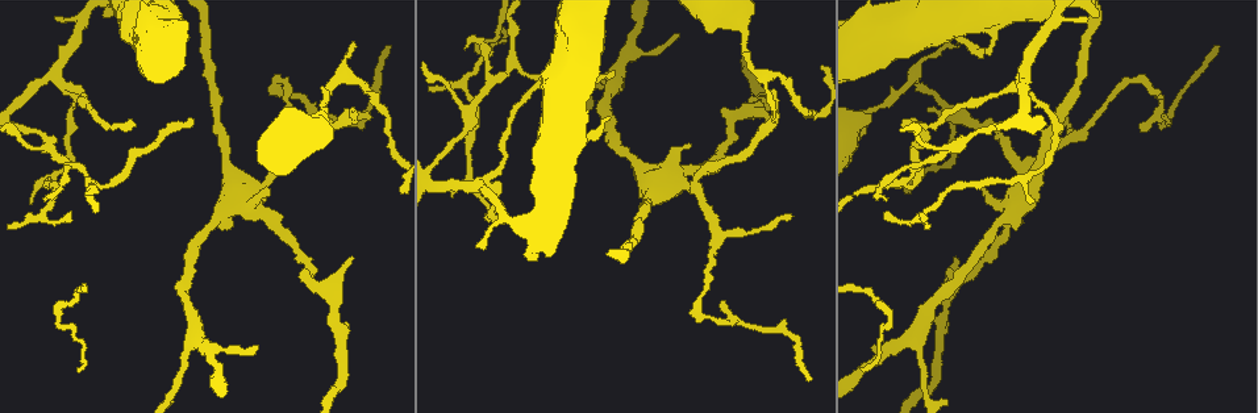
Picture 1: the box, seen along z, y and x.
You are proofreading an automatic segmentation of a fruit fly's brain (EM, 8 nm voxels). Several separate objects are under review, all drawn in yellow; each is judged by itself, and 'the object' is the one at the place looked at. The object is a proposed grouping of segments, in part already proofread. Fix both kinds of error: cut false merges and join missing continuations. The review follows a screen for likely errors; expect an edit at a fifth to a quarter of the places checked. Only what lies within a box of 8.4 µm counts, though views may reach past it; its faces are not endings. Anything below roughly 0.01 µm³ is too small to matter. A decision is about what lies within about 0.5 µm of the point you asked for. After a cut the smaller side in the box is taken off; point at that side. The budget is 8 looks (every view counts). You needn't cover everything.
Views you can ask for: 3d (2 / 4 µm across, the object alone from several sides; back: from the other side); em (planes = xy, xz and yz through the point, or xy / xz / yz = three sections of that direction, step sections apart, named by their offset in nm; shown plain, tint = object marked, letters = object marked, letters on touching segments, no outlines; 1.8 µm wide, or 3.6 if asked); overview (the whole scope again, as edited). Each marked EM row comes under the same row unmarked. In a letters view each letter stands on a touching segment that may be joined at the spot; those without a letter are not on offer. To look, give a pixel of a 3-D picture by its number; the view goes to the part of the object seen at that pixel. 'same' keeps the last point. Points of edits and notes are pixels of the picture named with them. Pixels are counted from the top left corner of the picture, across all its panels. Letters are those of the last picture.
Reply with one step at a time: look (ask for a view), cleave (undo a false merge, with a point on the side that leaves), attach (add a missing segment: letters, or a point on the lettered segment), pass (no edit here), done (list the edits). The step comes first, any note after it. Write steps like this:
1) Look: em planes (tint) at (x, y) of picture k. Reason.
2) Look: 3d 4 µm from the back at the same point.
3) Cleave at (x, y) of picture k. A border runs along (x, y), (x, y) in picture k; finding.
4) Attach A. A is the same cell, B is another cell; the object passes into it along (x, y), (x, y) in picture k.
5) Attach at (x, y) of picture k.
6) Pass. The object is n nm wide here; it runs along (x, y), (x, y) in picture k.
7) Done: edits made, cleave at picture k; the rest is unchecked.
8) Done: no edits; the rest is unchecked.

Look: 3d 2 µm from the back at (773, 123) of picture 1. Tapers out.

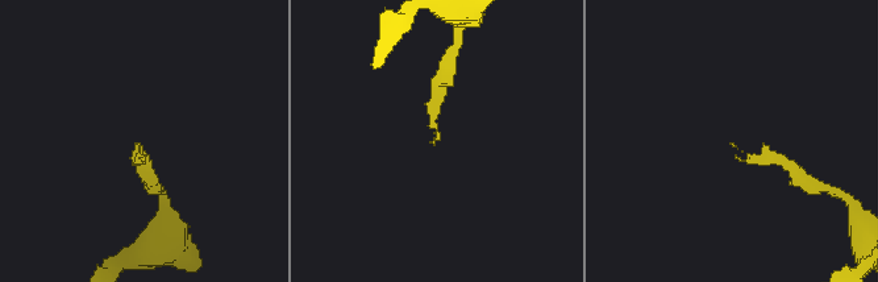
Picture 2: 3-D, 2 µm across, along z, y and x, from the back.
Look: em planes (letters) at (435, 142) of picture 2.

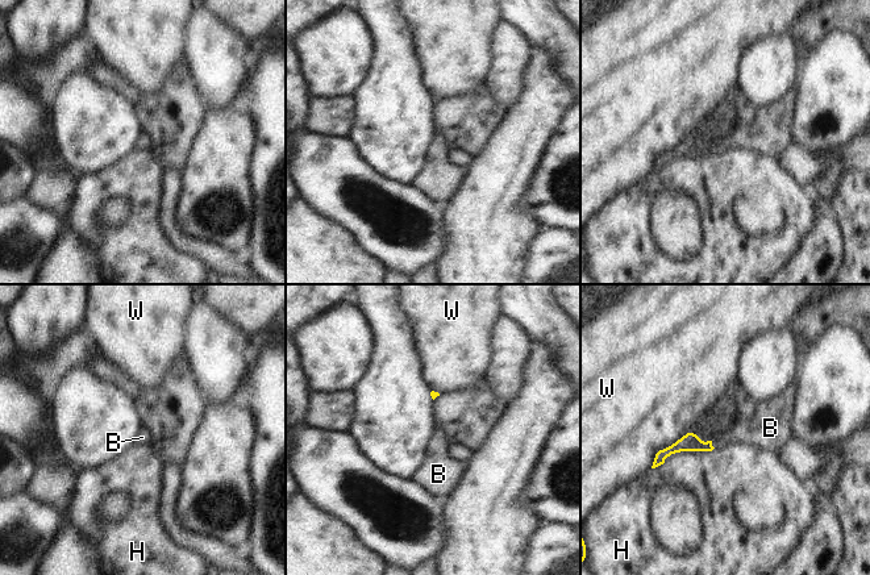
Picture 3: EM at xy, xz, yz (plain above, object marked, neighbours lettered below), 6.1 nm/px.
Attach B. B is the same cell, H and W are other cells; it goes on there.

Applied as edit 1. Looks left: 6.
Look: em planes (tint) at (1072, 139) of picture 1. A fork.

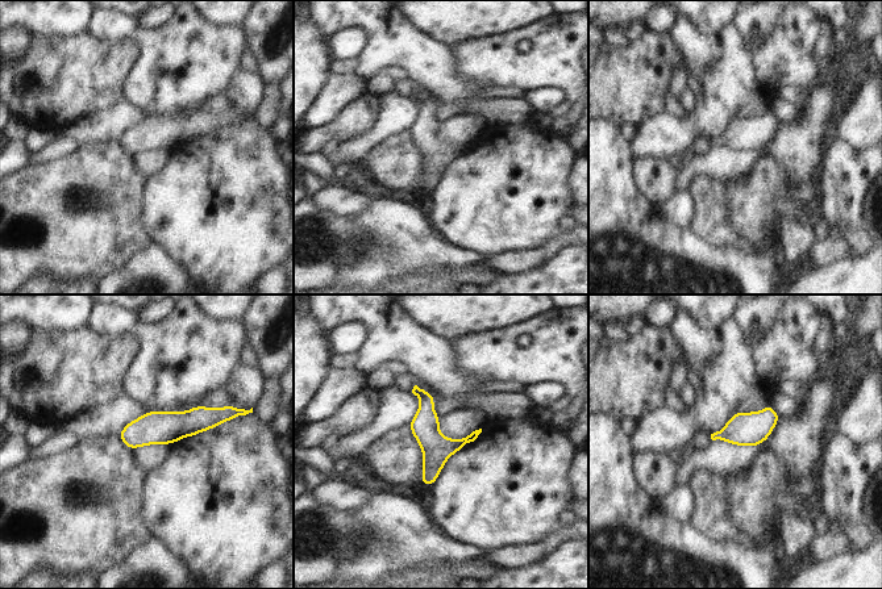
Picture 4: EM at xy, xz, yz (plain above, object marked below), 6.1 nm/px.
Look: em planes (letters) at the same point. See the neighbours.

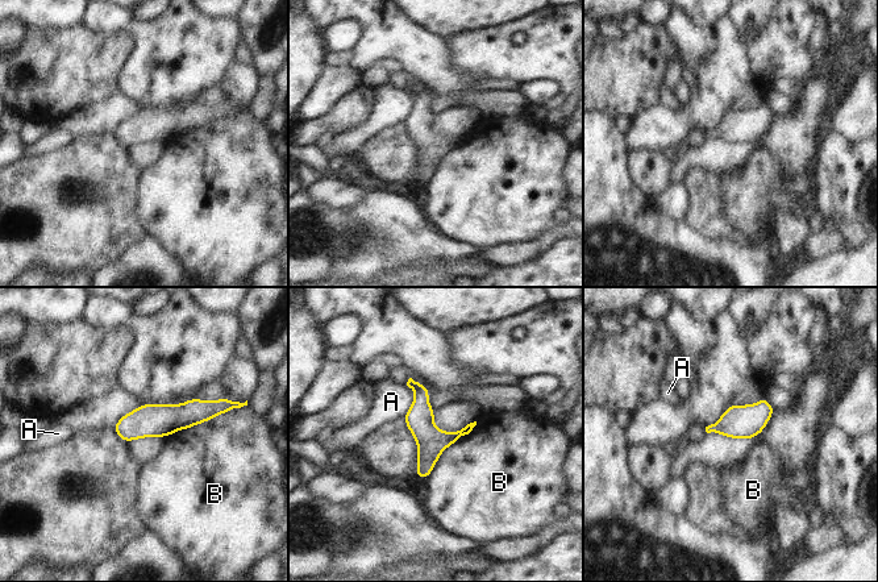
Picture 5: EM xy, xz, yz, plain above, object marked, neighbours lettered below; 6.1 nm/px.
Pass. A and B are other cells; a border runs along (477, 422), (441, 453), (424, 481) in picture 5; continuous, no second cell.

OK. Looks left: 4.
Look: 3d 4 µm at (267, 191) of picture 1. Branch stops here.

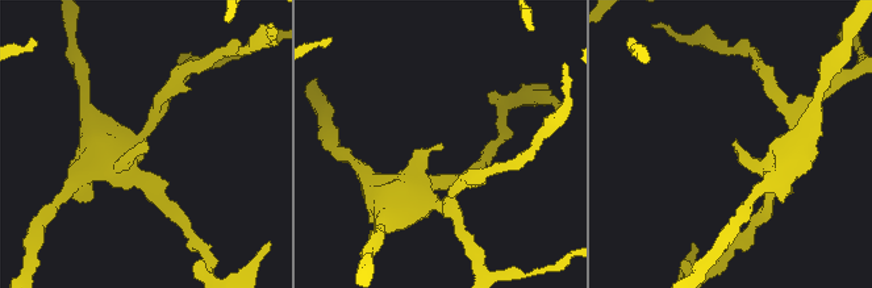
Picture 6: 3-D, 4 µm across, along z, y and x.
Look: em planes (tint) at (734, 146) of picture 6. Shape alone is not enough.

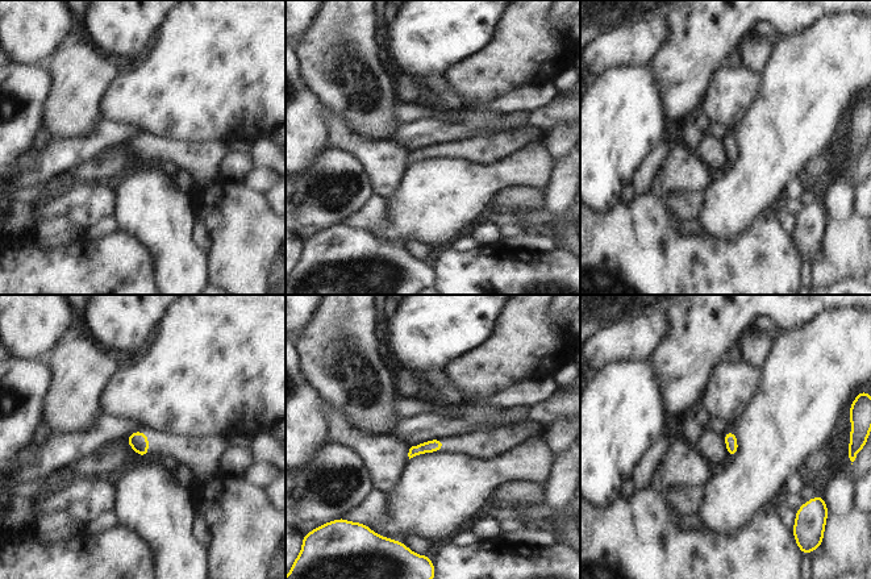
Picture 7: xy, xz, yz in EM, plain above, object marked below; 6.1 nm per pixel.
Look: em planes (letters) at the same point. See the neighbours.

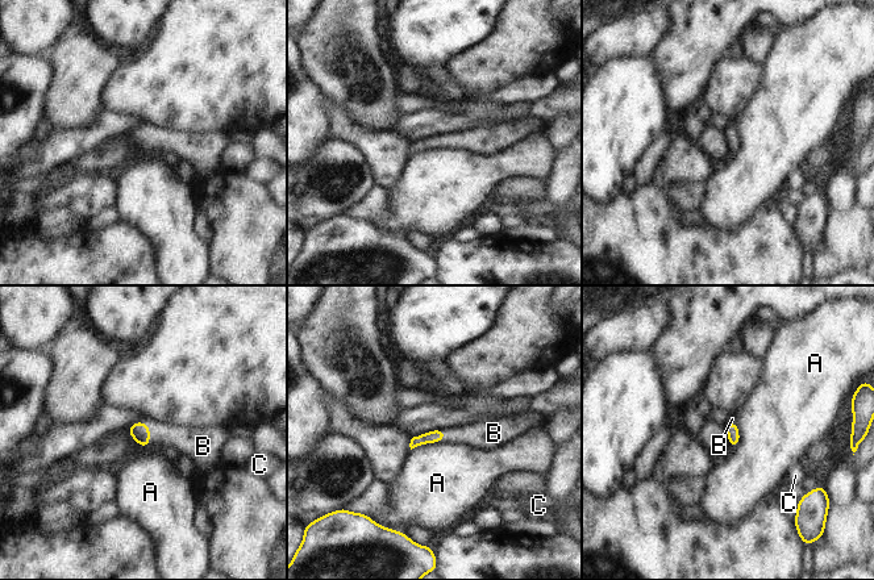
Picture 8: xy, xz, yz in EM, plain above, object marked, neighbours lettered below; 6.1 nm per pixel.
Attach B. B is the same cell, A and C are other cells; the object passes into it along (140, 432), (149, 429), (187, 441) in picture 8; it goes on there.

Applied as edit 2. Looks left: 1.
Look: em planes (letters) at (255, 346) of picture 1. Tapers out.

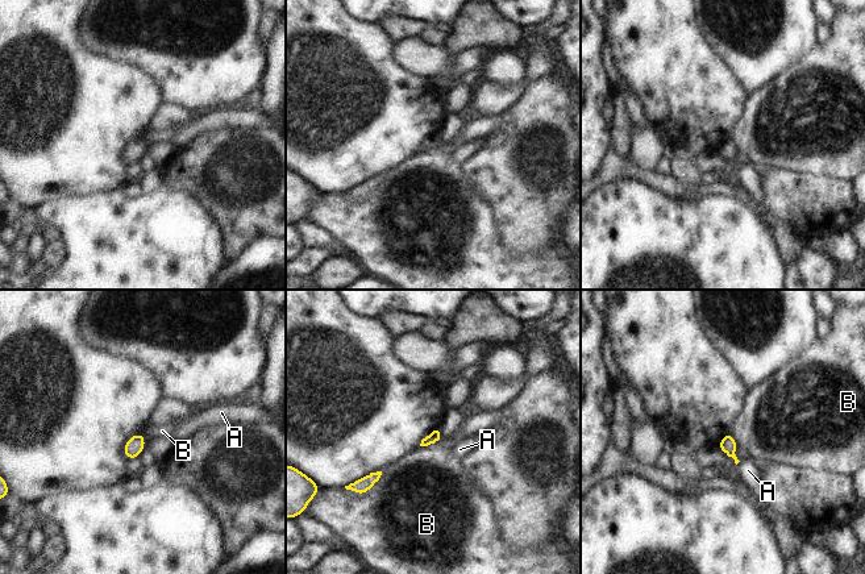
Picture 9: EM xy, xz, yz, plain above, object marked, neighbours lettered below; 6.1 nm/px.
Pass. A and B are other cells; a border runs along (381, 470), (381, 477), (362, 495) in picture 9; no lettered segment goes on from it.

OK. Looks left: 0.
Done: edits made, attach at picture 3, attach at picture 8; the rest is unchecked.

